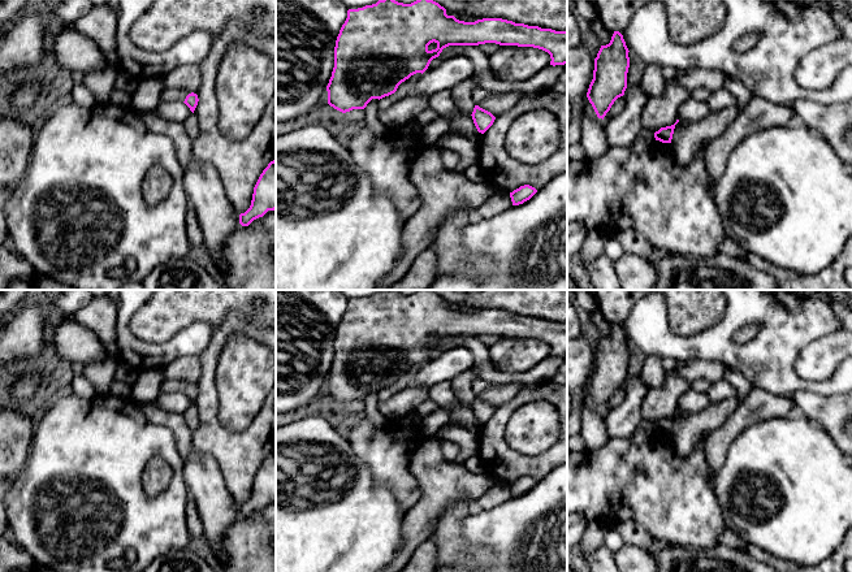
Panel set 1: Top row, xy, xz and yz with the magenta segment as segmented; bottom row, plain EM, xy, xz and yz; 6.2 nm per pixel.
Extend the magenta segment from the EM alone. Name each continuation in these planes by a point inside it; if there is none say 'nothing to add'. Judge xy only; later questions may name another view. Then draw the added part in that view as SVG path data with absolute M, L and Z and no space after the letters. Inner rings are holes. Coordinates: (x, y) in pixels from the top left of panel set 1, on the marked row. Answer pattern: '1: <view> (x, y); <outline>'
1: xy (169, 94); M166 87L161 94L161 101L173 101L173 100L185 101L189 94L191 92L182 88Z

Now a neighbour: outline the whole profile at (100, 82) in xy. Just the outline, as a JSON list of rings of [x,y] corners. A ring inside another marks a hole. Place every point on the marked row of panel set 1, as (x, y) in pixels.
[[[109,64],[109,66],[103,70],[94,70],[85,74],[83,84],[94,94],[96,104],[109,103],[117,73],[118,68],[116,64]]]

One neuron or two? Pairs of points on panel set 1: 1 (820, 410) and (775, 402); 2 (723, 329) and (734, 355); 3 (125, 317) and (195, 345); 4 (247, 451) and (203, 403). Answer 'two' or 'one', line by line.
1: two
2: one
3: one
4: one

